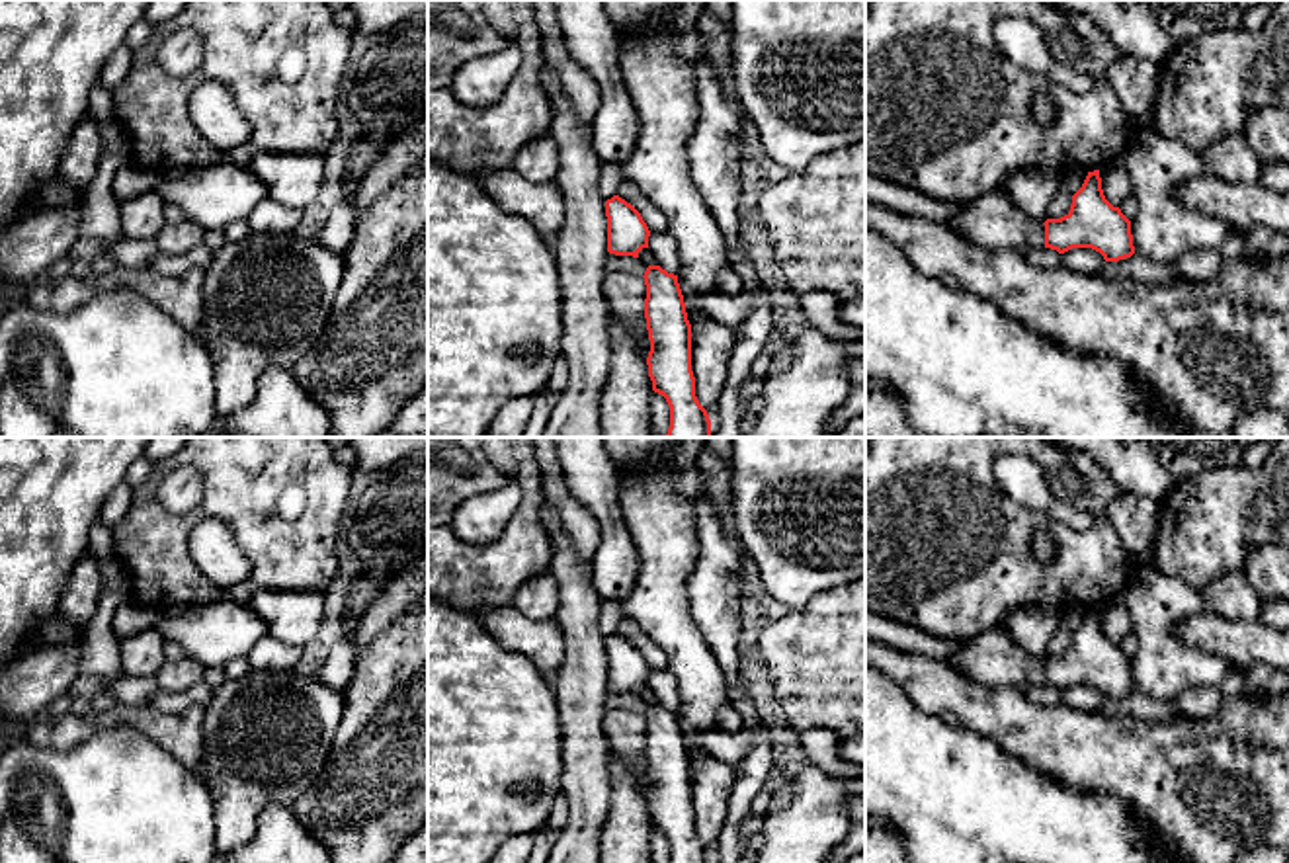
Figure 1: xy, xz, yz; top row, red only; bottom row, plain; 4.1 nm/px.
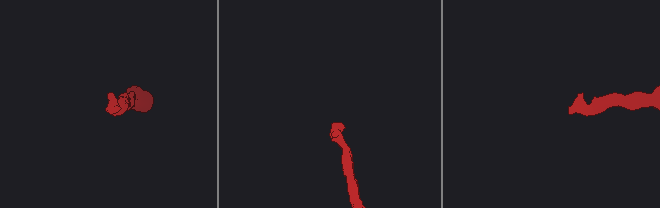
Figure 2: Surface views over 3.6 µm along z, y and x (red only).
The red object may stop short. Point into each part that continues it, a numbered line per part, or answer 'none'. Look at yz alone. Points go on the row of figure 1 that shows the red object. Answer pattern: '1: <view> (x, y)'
1: yz (991, 221)

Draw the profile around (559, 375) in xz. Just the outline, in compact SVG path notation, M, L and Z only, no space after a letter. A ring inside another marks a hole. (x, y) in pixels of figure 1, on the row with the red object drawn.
M559 355L557 363L553 365L549 383L545 385L545 390L561 394L568 387L568 375L568 363L562 355Z

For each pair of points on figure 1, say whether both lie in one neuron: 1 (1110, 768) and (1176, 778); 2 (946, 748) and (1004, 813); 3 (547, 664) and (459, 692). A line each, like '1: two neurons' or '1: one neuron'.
1: one neuron
2: one neuron
3: two neurons

